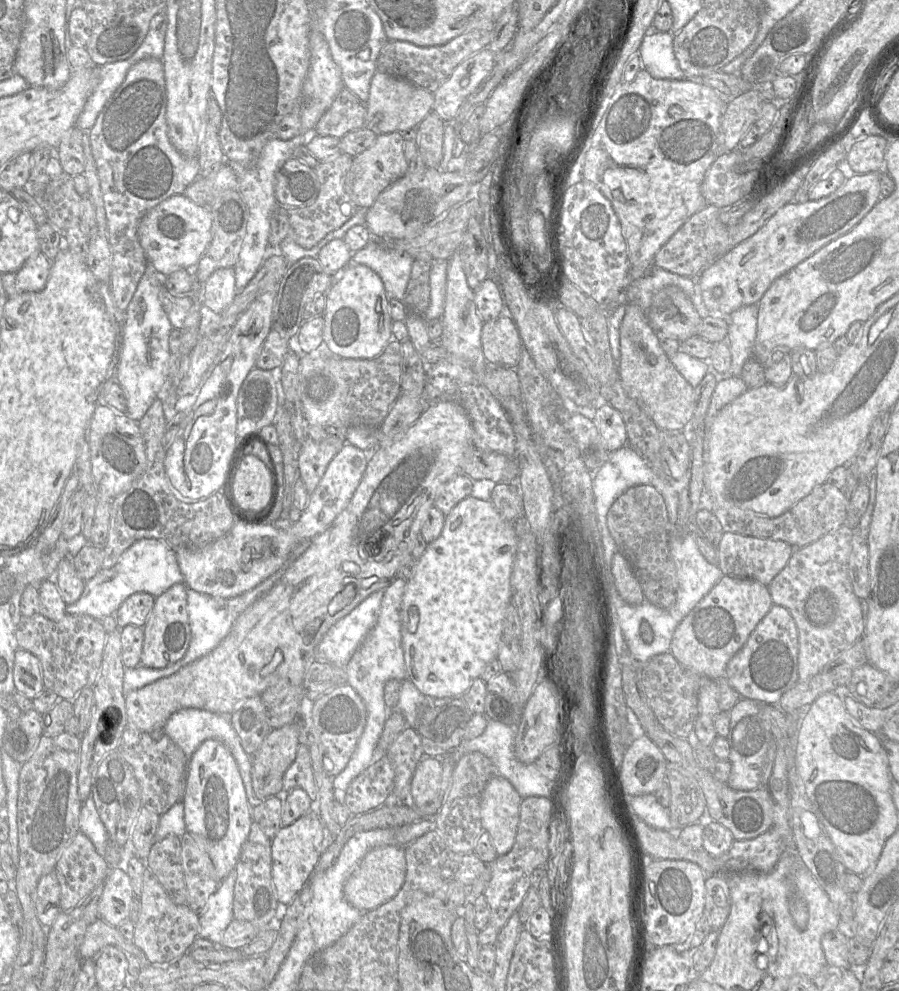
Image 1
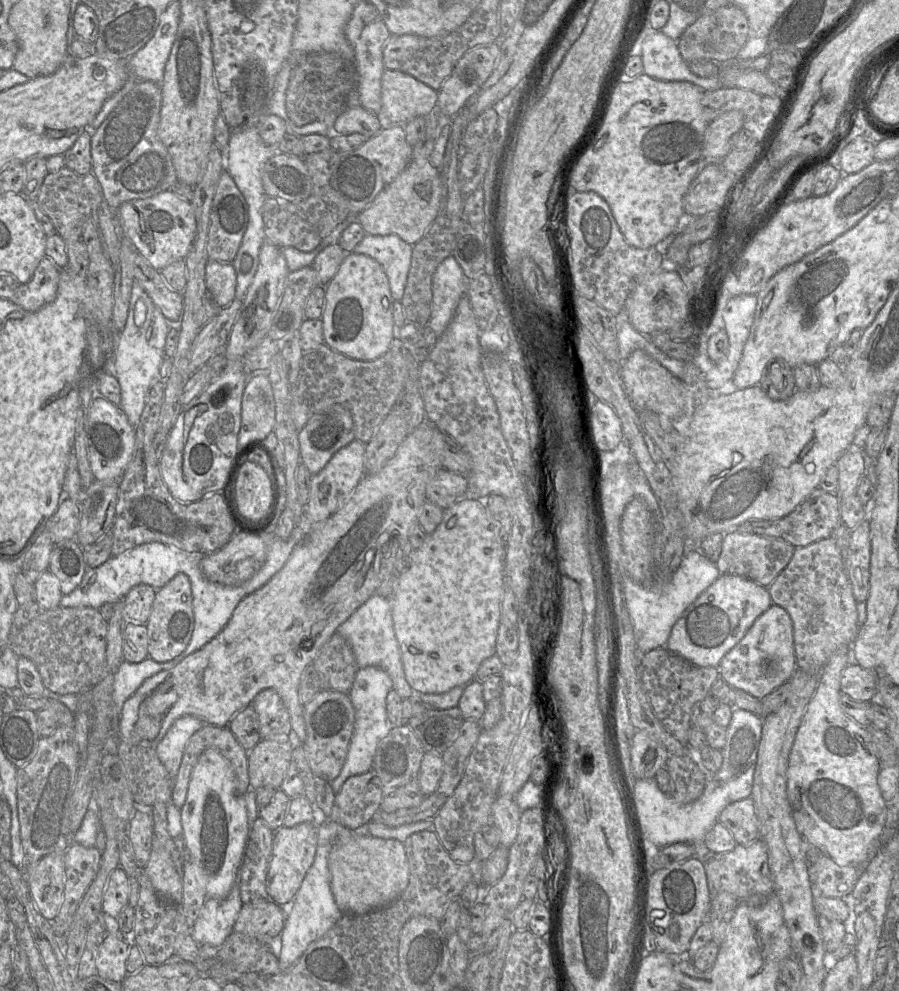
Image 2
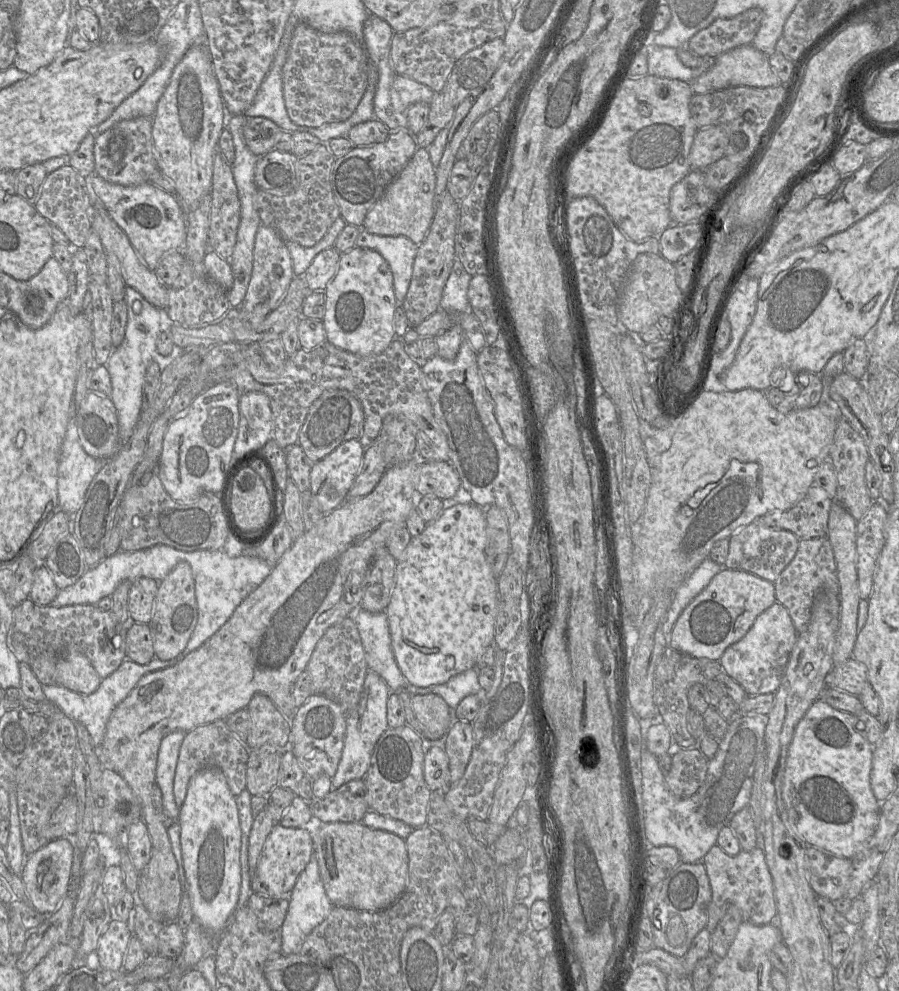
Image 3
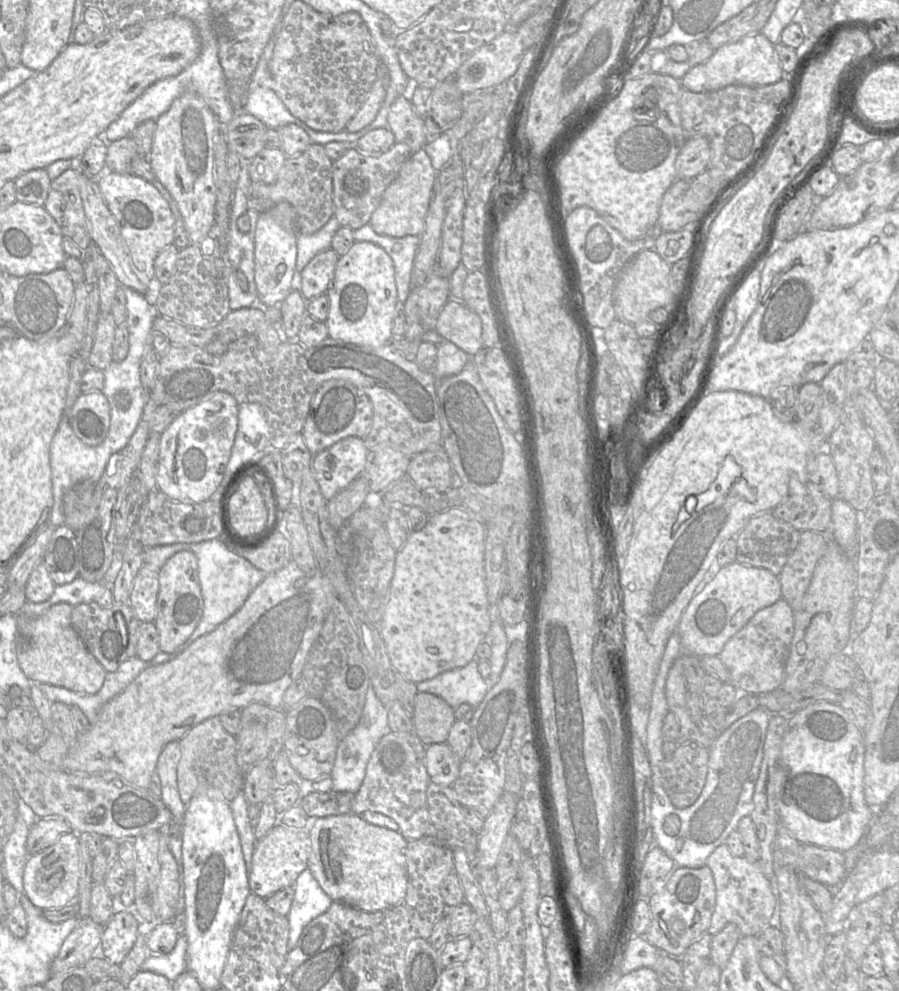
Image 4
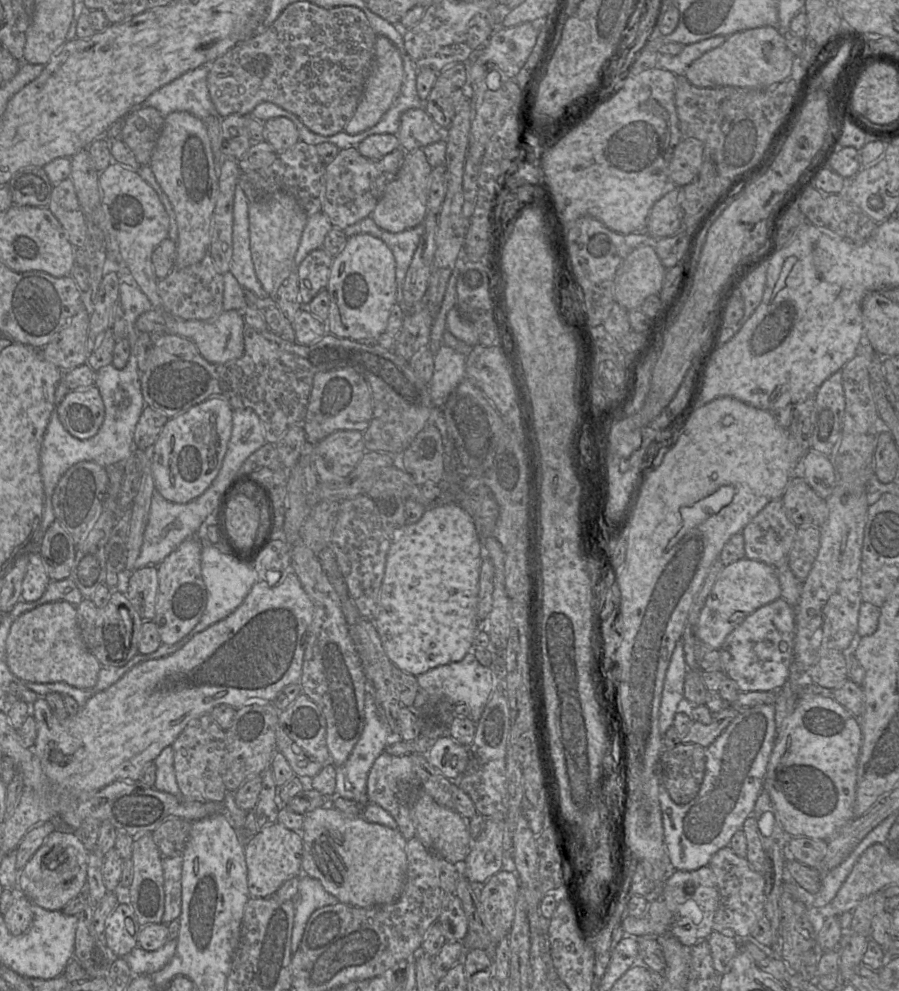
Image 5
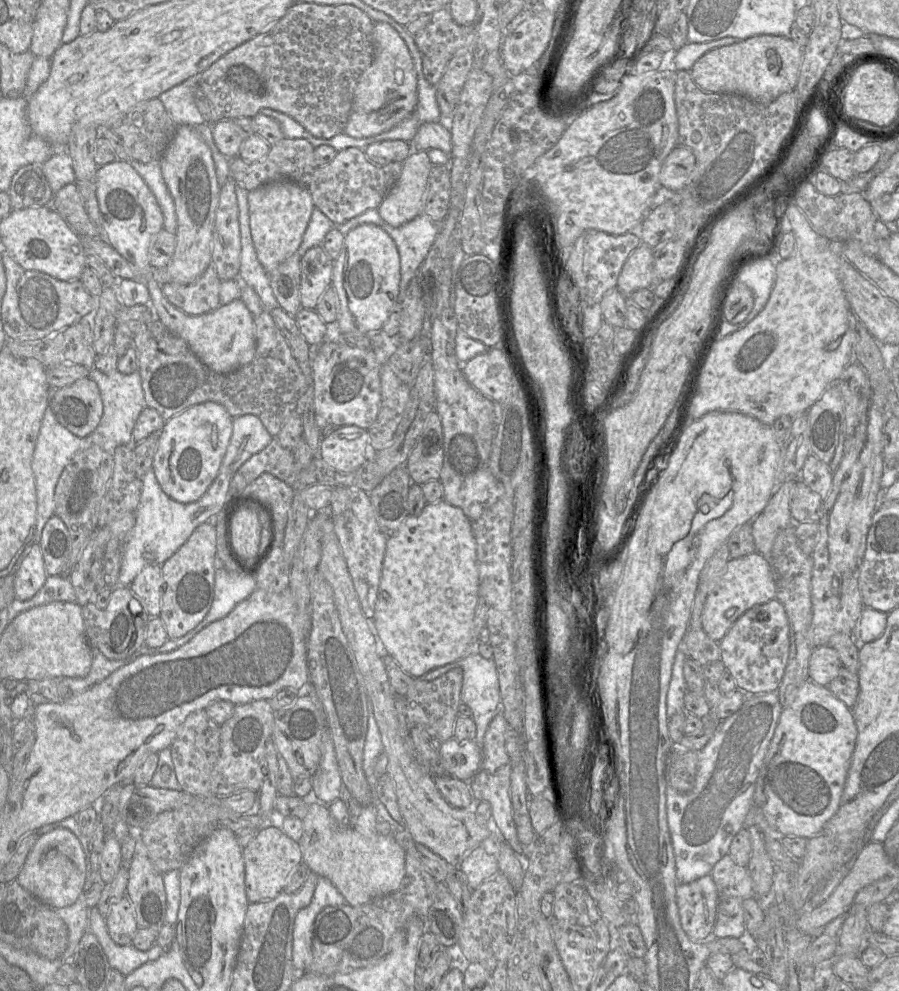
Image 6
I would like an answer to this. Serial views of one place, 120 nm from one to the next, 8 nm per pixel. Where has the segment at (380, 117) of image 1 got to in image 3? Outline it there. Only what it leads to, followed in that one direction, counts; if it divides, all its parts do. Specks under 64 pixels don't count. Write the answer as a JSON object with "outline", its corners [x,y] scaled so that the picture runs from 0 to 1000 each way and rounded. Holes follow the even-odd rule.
{"outline":[[[438,76],[434,89],[434,103],[442,113],[452,113],[453,109],[464,103],[478,105],[484,93],[474,86],[449,76]]]}

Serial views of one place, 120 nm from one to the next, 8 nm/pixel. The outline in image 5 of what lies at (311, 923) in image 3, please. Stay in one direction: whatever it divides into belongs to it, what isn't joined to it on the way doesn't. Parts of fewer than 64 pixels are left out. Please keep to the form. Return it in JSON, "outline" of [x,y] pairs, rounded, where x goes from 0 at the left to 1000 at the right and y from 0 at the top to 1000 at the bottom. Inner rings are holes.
{"outline":[[[340,882],[333,884],[331,902],[328,910],[327,933],[325,937],[324,961],[328,962],[334,954],[340,931],[347,921],[377,908],[366,902],[358,892]]]}

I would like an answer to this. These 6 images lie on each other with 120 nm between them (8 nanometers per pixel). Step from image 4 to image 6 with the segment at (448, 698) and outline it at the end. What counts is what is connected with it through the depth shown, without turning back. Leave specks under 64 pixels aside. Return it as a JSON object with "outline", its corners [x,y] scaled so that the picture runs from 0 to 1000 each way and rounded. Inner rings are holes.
{"outline":[[[517,659],[513,665],[482,675],[472,680],[468,685],[482,687],[508,673],[515,676],[512,705],[524,714],[525,725],[529,732],[527,748],[535,753],[544,730],[554,718],[557,718],[555,687],[549,666],[539,665],[533,659]]]}

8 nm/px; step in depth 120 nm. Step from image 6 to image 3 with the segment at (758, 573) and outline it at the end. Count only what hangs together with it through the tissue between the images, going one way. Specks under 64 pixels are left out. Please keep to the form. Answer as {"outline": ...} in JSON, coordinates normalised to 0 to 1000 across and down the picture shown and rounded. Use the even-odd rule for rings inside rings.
{"outline":[[[803,572],[754,623],[744,652],[774,664],[800,667],[805,657],[833,637],[841,624],[863,607],[862,590],[836,578]]]}

